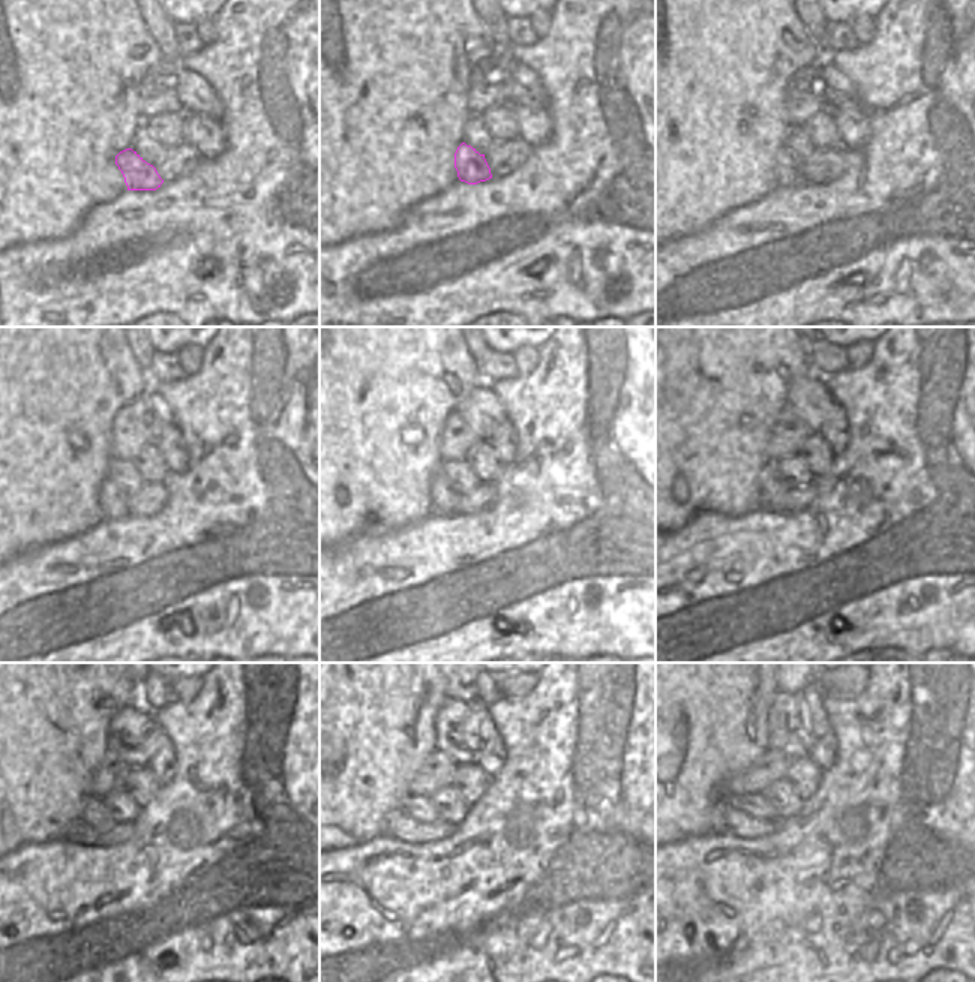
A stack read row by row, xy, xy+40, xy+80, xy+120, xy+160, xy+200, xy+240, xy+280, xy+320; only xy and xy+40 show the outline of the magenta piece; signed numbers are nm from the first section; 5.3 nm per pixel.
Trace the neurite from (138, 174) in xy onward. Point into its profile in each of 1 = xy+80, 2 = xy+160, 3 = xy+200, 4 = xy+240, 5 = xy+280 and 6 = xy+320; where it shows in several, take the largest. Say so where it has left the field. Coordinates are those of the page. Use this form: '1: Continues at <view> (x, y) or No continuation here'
1: Continues at xy+80 (798, 143)
2: Continues at xy+160 (459, 473)
3: Continues at xy+200 (792, 470)
4: Continues at xy+240 (122, 808)
5: Continues at xy+280 (452, 808)
6: Continues at xy+320 (780, 793).

